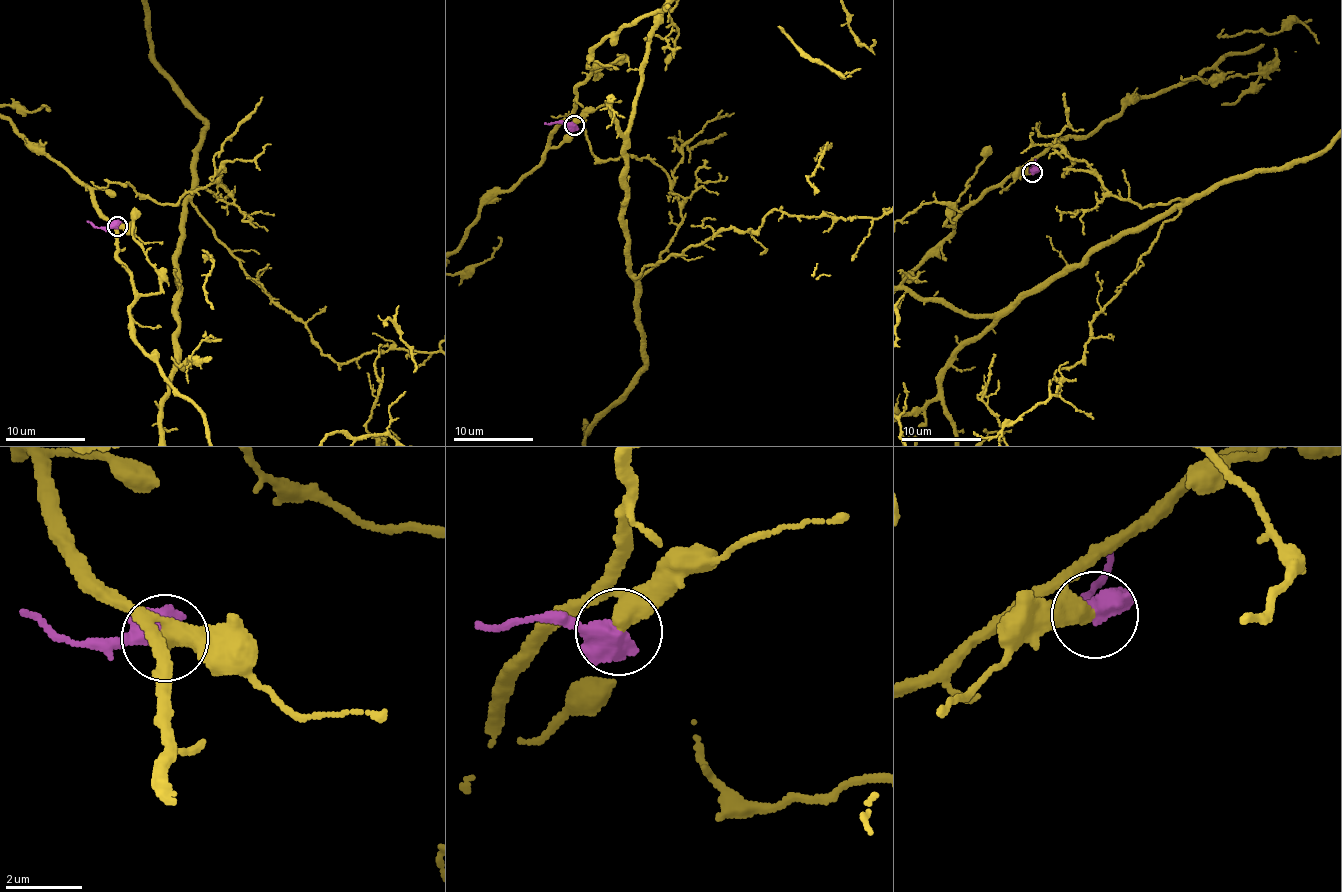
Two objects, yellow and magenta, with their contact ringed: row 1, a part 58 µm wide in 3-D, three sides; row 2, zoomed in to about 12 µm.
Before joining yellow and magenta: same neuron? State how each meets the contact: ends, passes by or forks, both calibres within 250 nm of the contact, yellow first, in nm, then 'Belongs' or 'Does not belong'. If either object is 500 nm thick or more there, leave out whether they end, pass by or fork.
Thickness 340 nm (yellow) against 700 nm. Does not belong

